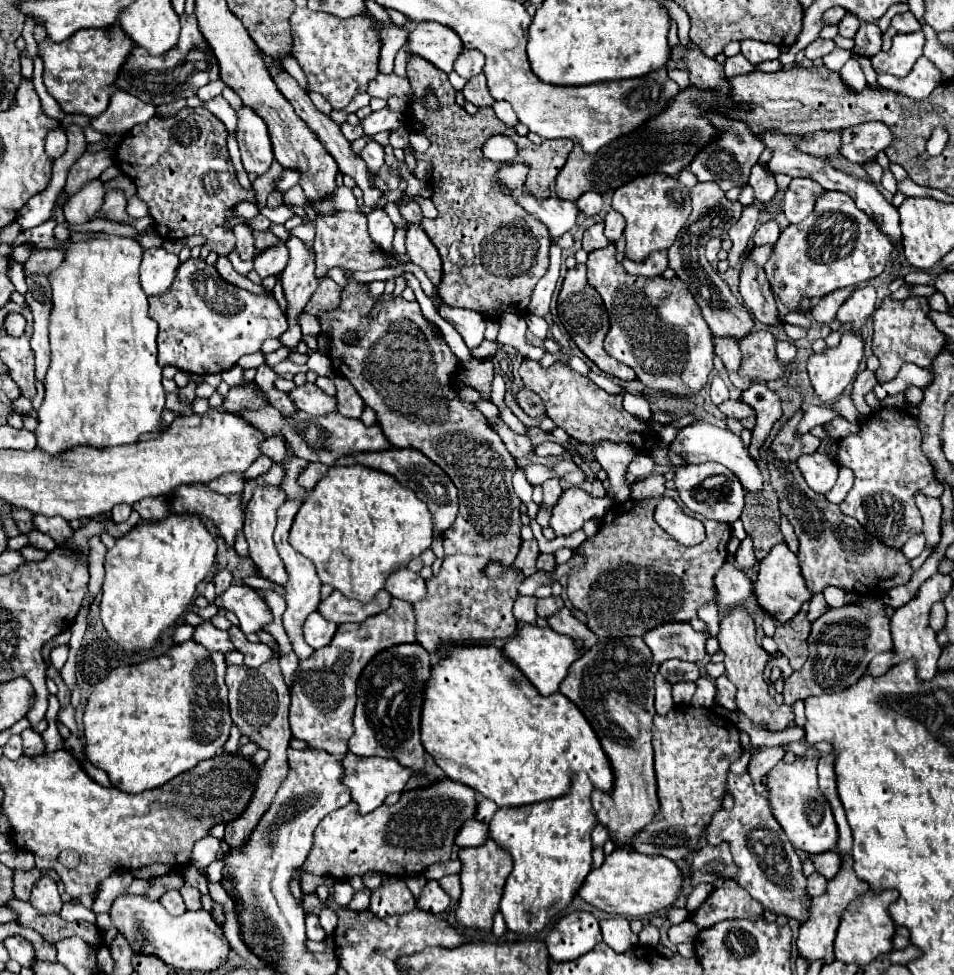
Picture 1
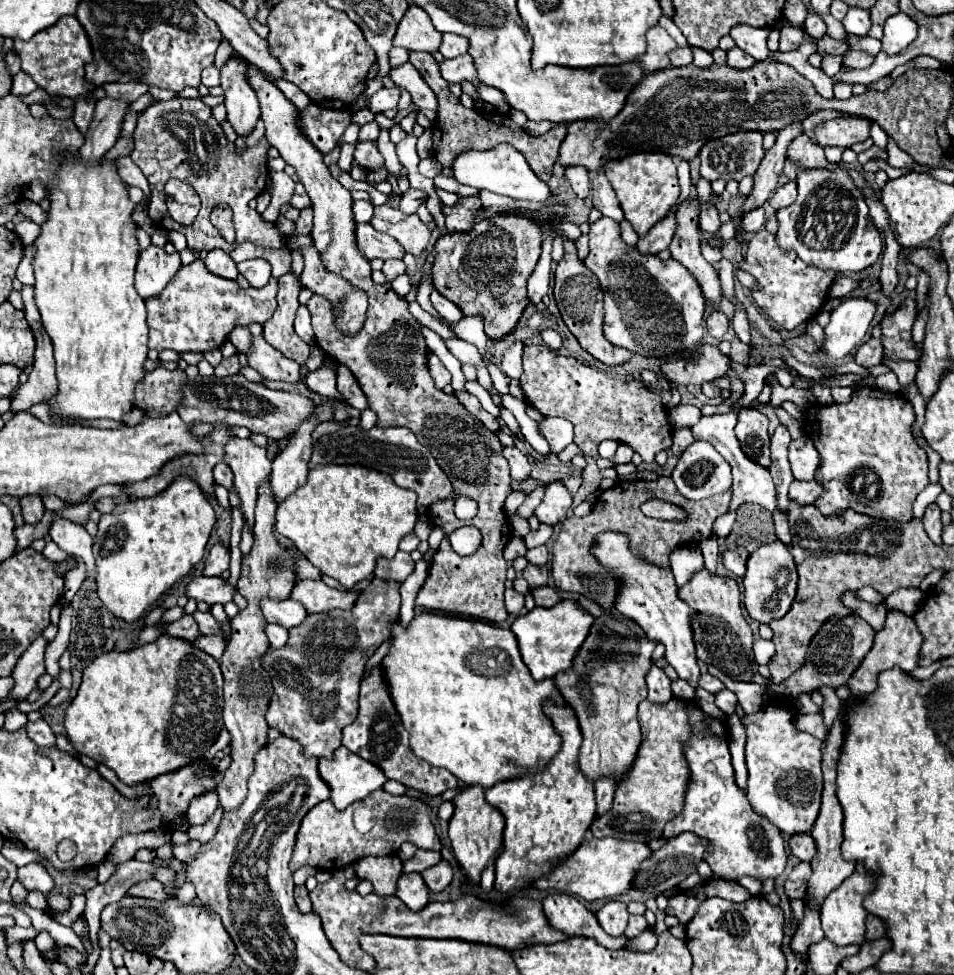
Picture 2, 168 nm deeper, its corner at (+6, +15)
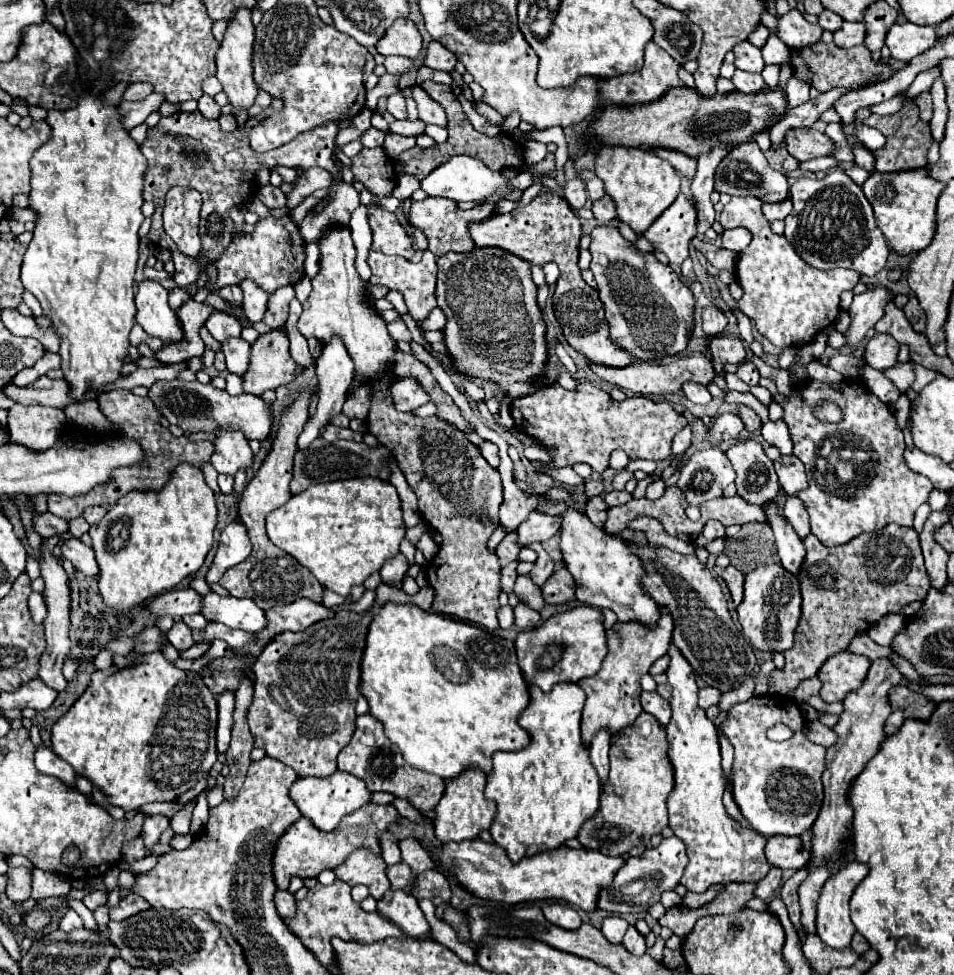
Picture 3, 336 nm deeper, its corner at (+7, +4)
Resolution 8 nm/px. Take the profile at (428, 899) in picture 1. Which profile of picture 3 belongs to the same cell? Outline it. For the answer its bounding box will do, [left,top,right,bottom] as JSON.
[378,889,430,939]

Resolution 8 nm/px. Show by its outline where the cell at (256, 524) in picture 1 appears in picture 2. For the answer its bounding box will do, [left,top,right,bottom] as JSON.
[225,438,271,526]

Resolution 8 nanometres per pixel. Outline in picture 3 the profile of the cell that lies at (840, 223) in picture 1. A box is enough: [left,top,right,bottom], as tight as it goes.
[784,171,890,275]

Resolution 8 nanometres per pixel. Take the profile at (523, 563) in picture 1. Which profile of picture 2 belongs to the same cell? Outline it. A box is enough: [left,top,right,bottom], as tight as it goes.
[505,538,527,560]

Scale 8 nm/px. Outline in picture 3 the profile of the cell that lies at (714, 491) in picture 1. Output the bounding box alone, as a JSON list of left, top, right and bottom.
[676,447,734,521]

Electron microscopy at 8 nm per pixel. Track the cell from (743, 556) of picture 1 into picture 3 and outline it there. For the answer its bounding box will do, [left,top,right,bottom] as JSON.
[714,565,744,607]

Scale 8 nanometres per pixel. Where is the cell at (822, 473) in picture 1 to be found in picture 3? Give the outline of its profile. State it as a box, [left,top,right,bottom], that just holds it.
[774,455,808,495]

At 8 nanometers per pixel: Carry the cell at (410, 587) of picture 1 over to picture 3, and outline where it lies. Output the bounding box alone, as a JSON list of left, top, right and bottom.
[380,553,408,583]

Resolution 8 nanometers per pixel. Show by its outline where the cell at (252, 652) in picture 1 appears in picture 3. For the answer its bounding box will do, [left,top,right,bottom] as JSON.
[166,623,194,651]

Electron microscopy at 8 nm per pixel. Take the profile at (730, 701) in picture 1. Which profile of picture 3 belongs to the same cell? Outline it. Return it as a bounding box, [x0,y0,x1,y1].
[700,687,722,709]

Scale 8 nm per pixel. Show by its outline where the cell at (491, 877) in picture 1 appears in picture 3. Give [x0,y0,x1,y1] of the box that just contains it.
[434,769,494,845]

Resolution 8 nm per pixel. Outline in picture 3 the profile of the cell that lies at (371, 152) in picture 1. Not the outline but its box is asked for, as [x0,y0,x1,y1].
[360,127,386,147]

